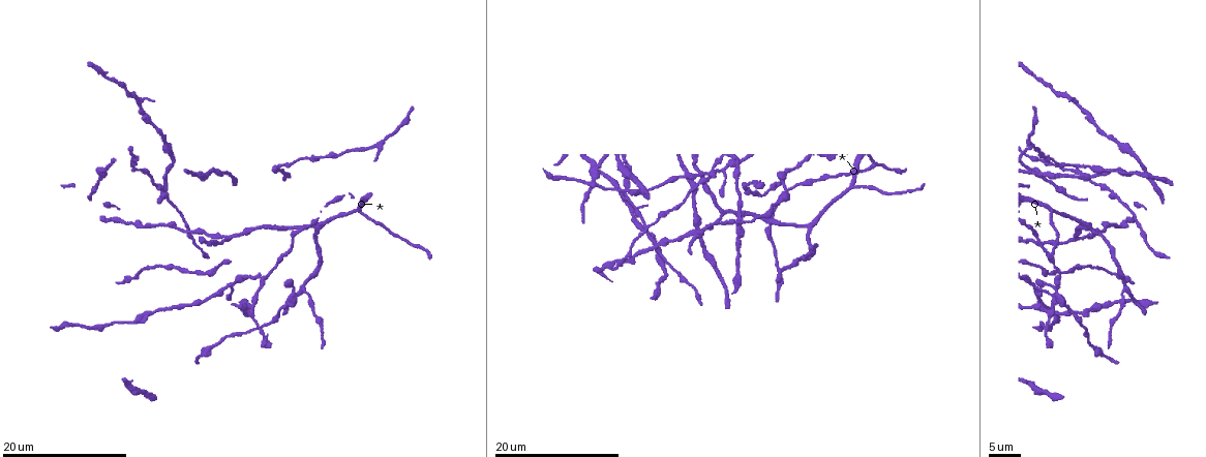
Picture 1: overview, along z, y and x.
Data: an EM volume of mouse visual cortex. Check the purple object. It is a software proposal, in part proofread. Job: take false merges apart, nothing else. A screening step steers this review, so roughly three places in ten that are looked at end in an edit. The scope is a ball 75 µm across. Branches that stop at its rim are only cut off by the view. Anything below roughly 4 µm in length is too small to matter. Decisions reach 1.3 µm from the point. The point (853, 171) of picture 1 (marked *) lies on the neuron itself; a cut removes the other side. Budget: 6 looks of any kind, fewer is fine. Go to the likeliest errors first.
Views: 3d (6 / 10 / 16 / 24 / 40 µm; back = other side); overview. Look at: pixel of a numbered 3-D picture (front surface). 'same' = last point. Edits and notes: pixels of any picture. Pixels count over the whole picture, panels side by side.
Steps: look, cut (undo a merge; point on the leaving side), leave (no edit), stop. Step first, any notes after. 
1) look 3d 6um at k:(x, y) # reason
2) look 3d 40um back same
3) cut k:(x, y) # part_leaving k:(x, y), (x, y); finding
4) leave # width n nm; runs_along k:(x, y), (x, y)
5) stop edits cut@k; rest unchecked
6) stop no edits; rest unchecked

look 3d 24um at 1:(721, 172)

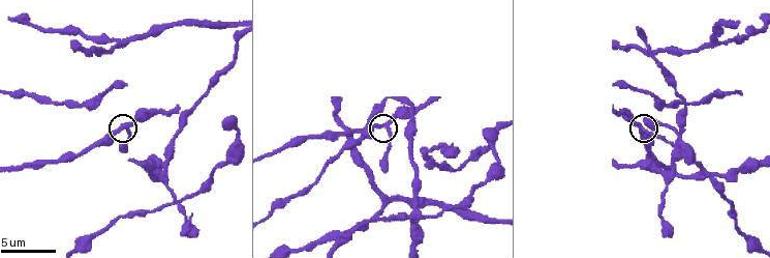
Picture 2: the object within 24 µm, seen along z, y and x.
look 3d 6um at 2:(380, 124)

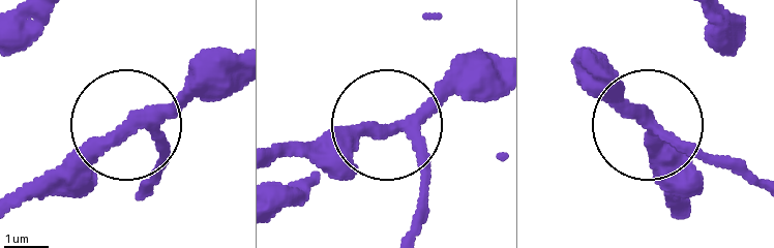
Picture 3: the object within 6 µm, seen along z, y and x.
leave # width 260 nm; continuous, no second neuron

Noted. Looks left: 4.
look 3d 16um at 1:(98, 171)

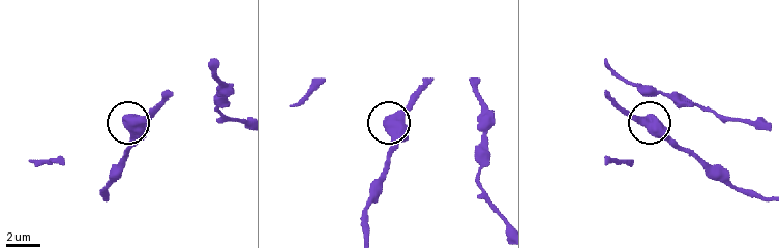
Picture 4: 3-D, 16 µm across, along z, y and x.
look 3d 6um at 4:(390, 121) # zoom in

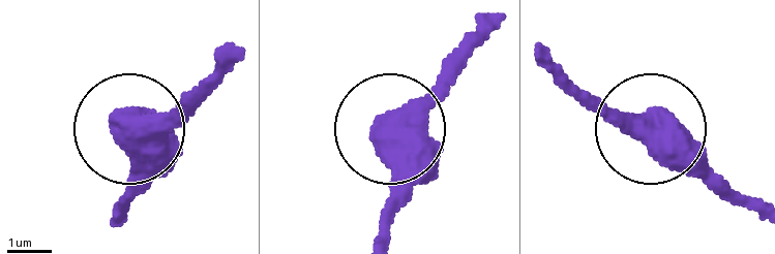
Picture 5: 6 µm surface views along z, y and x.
leave # all the same neuron

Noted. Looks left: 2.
look 3d 16um at 2:(413, 165) # arms part here

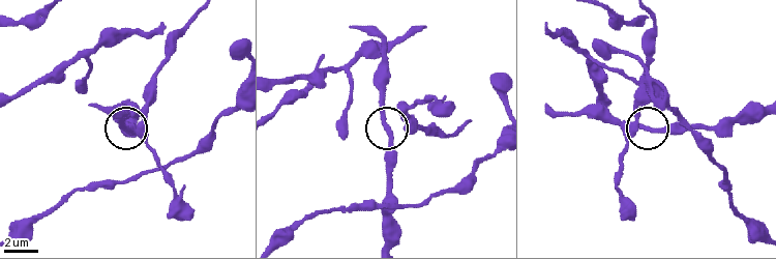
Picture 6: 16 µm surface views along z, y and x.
look 3d 16um back at 6:(647, 126)

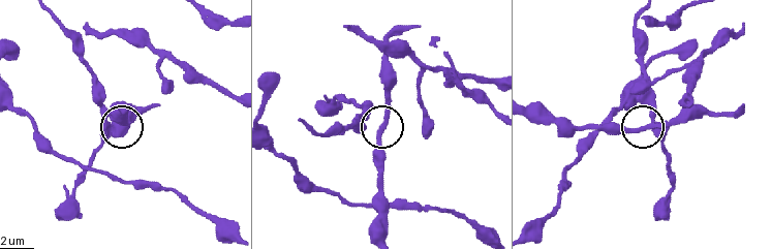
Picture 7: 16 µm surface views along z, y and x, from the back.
leave # side_arm 22 um; all the same neuron

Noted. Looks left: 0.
stop no edits; rest unchecked

